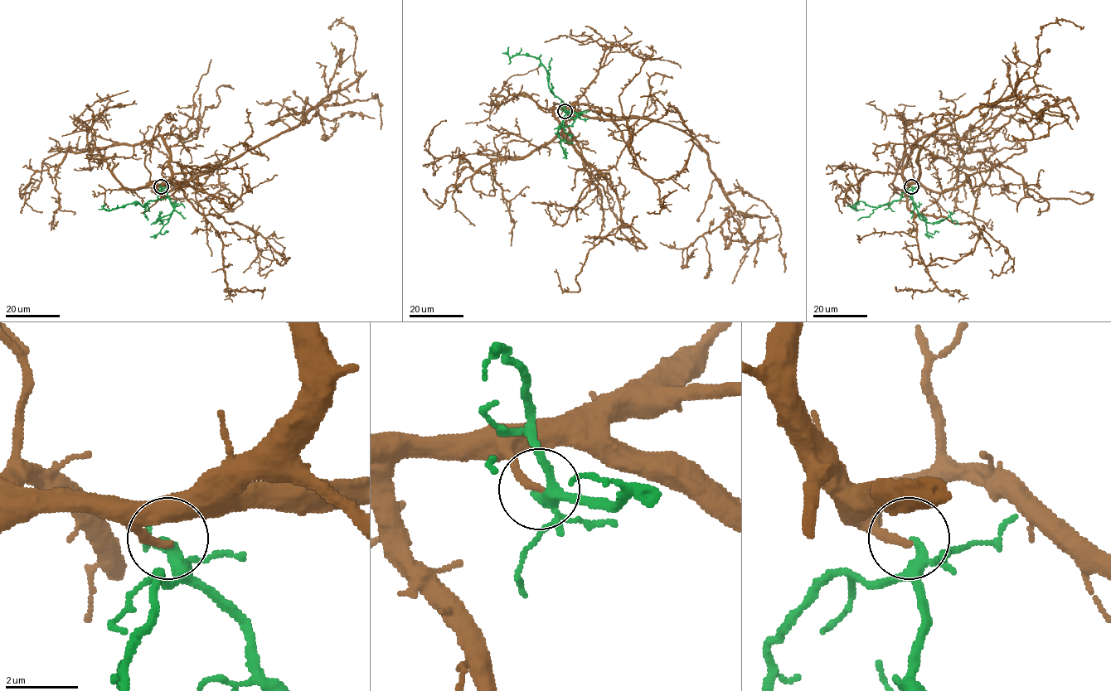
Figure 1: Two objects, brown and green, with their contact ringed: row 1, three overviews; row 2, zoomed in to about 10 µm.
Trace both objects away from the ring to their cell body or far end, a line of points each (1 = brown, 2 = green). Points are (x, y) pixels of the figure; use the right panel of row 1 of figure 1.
1: (912, 186), (919, 152), (935, 131), (1001, 101), (1035, 74), (1041, 27), (1059, 19), (1084, 26)
2: (912, 186), (905, 190), (898, 200), (877, 206), (860, 201), (855, 206), (857, 210), (847, 204)

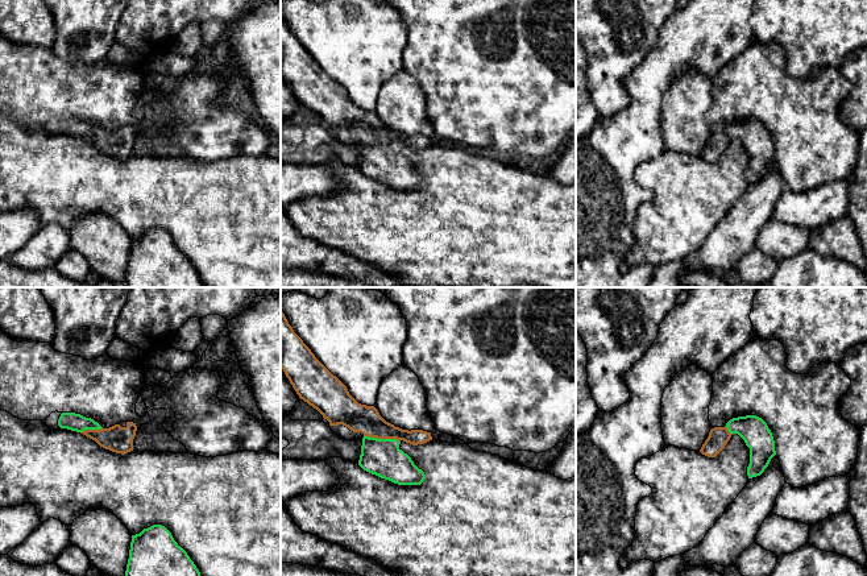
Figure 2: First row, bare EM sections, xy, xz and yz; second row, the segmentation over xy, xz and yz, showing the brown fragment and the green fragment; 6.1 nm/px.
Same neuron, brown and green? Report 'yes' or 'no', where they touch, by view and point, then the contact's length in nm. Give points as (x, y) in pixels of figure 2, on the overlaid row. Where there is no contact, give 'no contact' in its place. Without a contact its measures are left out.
yes; meets brown in xz at (381, 438); contact 220 nm long

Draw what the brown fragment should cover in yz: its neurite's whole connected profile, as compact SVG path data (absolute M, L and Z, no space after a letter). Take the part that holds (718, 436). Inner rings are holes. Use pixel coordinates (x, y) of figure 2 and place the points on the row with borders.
M756 415L733 418L725 427L712 428L700 452L708 457L715 457L733 434L738 434L750 448L748 478L760 476L776 455L776 451L771 430Z

